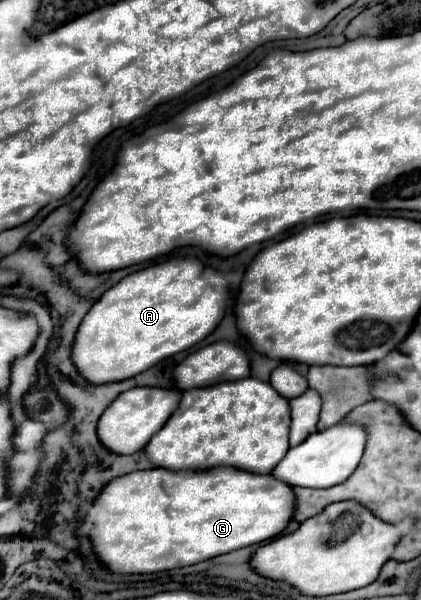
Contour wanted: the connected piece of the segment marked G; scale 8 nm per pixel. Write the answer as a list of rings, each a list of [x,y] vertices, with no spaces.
[[[151,468],[105,484],[77,534],[89,538],[93,554],[111,572],[153,574],[265,542],[285,530],[291,514],[291,486],[273,480],[271,474],[249,474],[237,468],[207,472]]]

